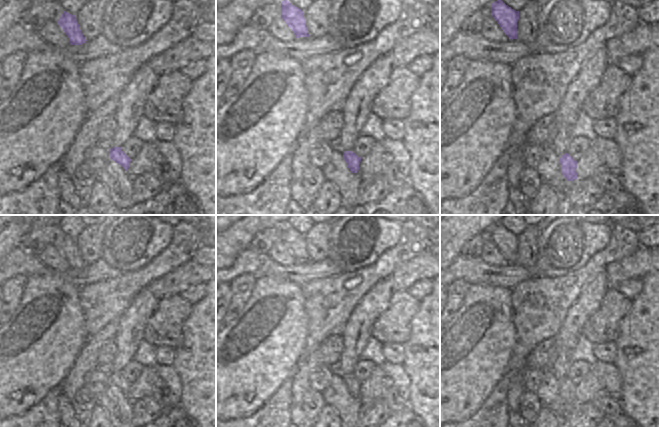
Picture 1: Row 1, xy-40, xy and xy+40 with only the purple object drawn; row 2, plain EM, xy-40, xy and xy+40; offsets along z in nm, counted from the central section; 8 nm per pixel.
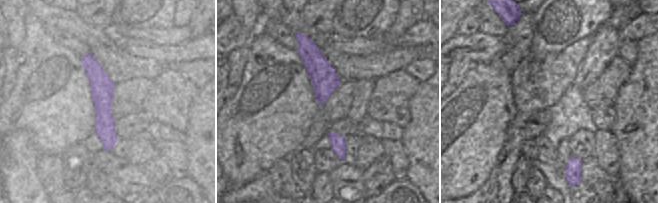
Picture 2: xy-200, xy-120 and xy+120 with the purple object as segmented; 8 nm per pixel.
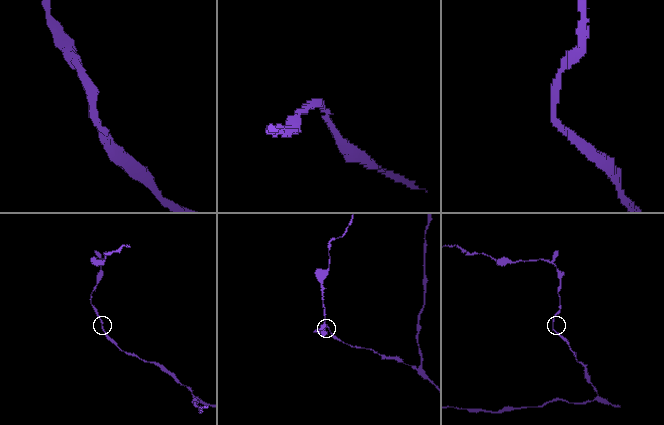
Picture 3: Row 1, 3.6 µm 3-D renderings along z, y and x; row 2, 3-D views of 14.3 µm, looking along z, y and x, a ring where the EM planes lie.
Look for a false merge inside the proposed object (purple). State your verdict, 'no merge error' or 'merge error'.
no merge error

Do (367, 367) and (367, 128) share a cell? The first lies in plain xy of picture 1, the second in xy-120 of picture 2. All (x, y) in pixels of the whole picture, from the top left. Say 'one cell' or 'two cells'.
two cells

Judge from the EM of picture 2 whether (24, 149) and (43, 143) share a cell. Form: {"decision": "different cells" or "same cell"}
{"decision": "different cells"}

